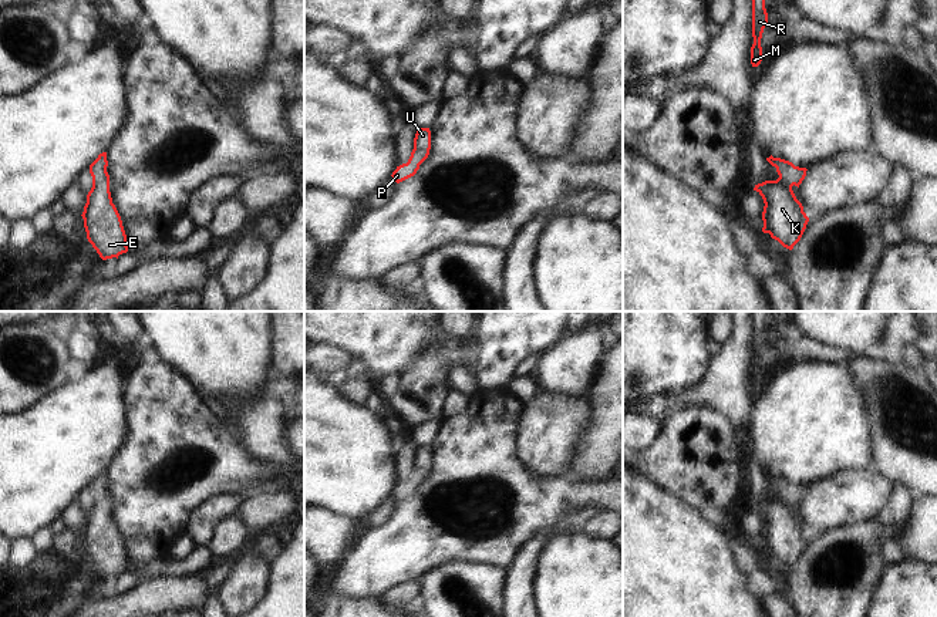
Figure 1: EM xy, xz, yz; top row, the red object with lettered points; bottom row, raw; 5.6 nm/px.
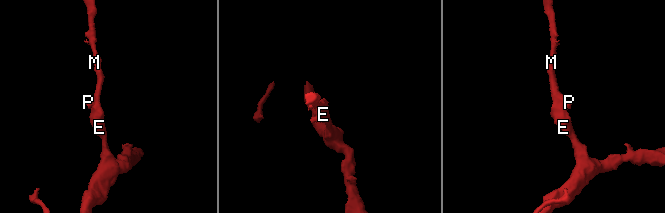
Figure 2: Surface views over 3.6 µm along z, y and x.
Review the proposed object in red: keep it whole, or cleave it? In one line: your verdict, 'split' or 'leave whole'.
leave whole

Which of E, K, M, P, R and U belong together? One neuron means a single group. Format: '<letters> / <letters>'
E K M P R U

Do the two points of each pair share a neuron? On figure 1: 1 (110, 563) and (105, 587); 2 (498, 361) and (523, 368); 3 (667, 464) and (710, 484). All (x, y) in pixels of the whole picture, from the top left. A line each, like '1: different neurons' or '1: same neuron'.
1: same neuron
2: different neurons
3: same neuron

